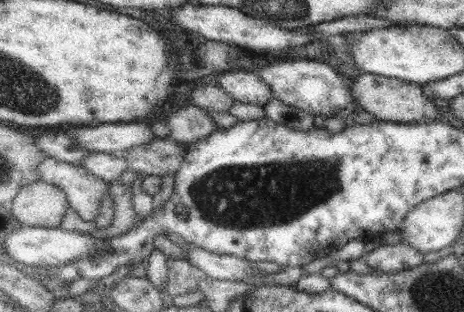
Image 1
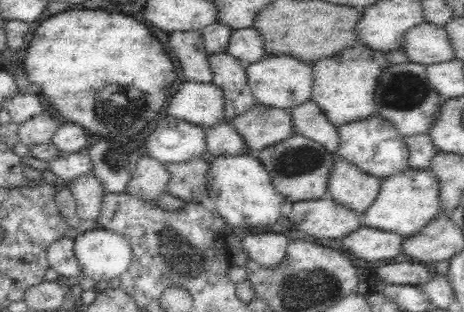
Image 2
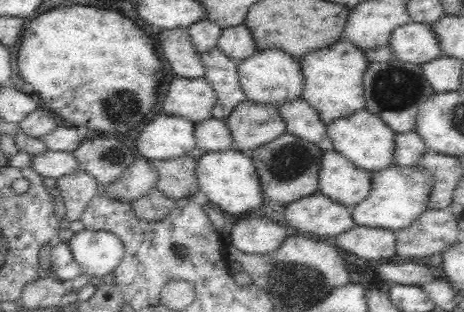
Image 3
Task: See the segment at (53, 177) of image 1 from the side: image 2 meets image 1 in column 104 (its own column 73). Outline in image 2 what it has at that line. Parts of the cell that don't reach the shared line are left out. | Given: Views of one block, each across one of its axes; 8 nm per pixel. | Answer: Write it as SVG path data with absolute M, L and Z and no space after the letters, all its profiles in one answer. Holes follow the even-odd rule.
M82 176L76 182L68 182L68 188L76 200L76 212L82 220L96 220L102 208L102 196L106 196L104 186L94 176Z

